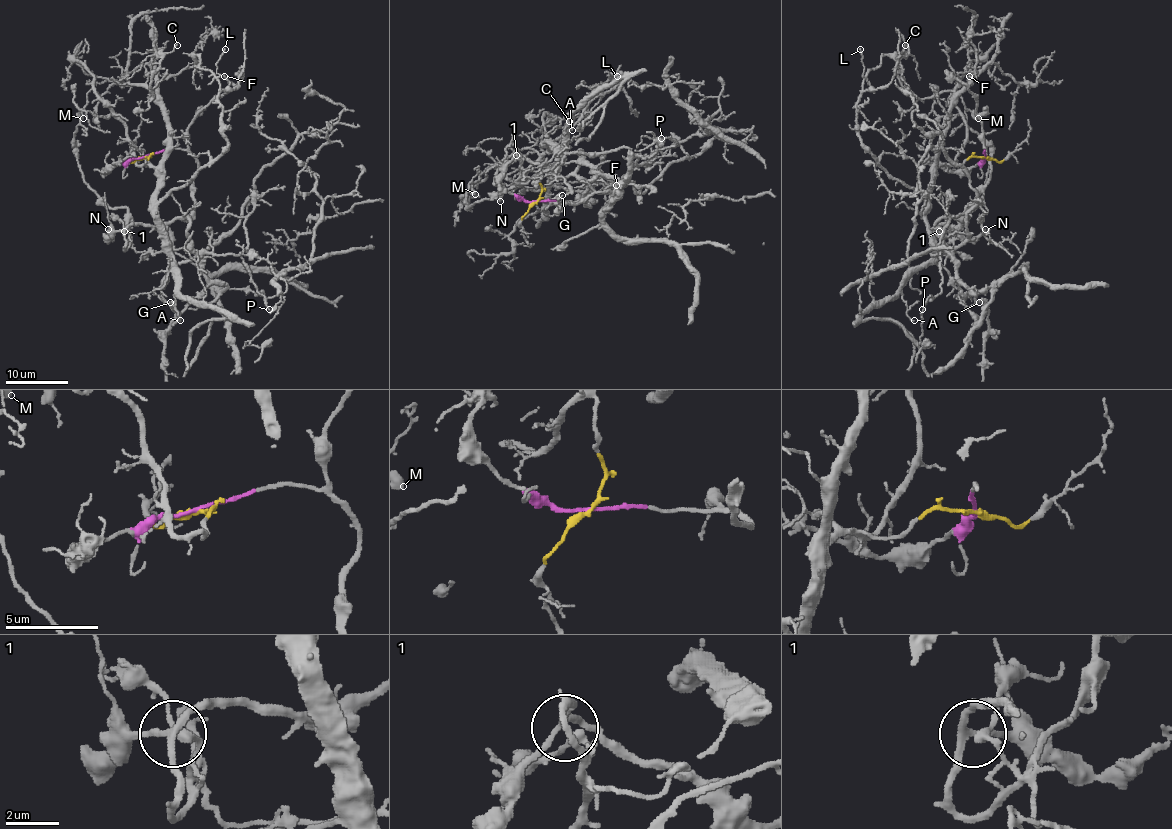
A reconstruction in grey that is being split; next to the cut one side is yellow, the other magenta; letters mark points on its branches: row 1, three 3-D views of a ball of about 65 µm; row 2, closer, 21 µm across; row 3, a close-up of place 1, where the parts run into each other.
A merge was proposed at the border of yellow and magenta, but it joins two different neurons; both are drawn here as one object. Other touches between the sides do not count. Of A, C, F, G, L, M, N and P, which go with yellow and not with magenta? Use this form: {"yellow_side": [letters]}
{"yellow_side": ["A", "C", "L", "M", "P"]}

